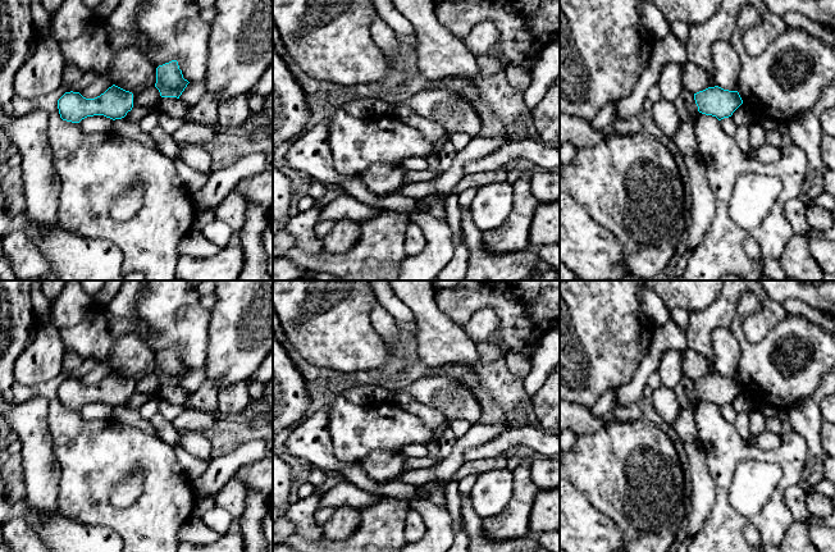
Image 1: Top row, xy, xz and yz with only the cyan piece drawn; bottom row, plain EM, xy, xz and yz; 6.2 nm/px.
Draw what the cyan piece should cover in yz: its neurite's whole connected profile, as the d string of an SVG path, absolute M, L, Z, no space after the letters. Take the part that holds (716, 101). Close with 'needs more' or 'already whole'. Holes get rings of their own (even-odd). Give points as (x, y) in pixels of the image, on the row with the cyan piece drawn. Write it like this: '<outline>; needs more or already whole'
M718 86L694 93L694 100L699 113L716 117L718 120L731 117L743 104L738 91L724 90Z; already whole

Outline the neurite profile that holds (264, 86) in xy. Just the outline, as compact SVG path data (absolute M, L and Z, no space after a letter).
M273 64L264 72L251 92L264 97L273 92Z

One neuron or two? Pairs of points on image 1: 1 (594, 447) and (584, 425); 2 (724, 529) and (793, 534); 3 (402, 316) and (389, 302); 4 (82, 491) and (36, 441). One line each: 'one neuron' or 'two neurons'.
1: two neurons
2: two neurons
3: one neuron
4: two neurons

